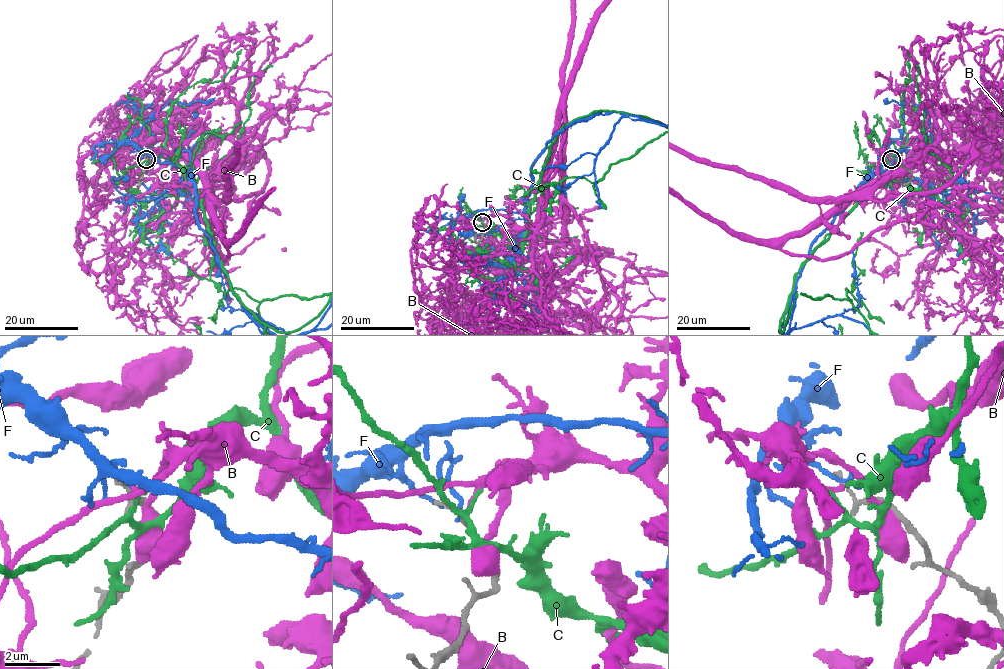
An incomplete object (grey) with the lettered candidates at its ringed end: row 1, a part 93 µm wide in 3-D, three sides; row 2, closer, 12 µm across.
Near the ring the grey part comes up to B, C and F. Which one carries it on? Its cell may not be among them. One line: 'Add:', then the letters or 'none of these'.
Add: none of these

